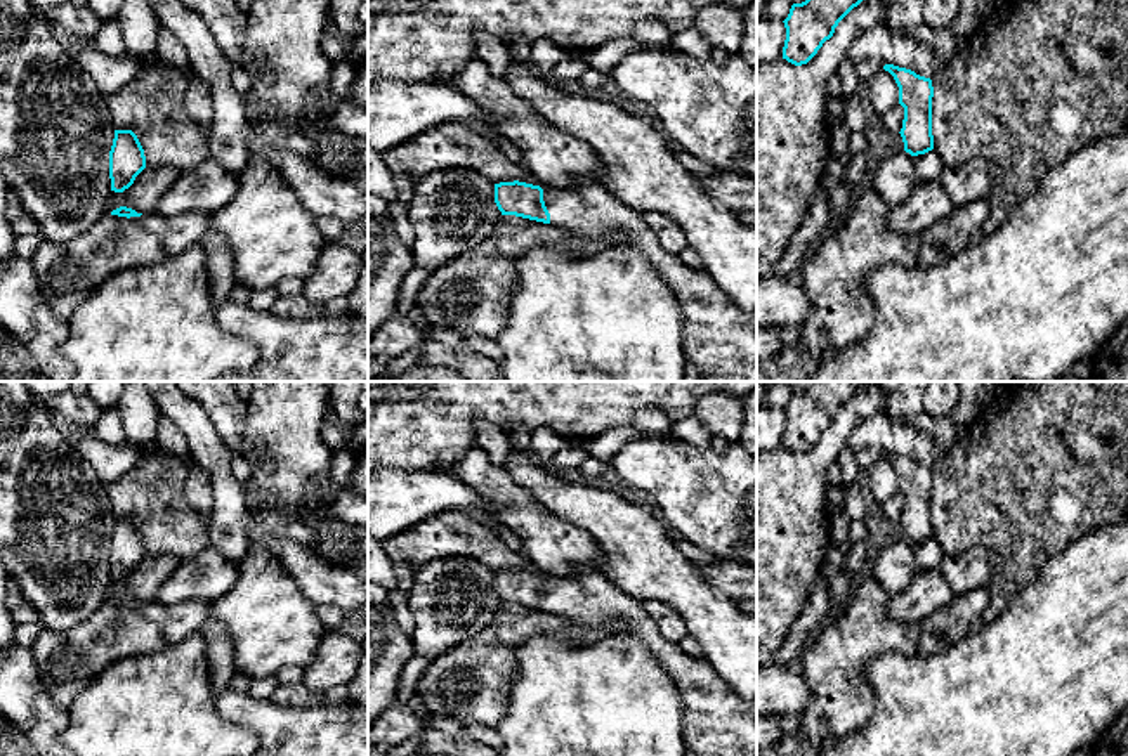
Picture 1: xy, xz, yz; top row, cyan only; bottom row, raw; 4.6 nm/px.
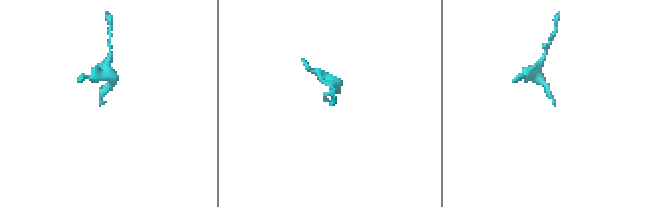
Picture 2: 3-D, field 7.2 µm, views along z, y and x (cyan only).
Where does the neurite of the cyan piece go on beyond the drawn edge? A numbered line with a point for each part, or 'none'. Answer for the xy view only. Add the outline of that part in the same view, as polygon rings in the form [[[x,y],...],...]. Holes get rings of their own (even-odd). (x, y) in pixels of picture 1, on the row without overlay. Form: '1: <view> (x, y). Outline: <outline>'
1: xy (68, 661). Outline: [[[196,600],[163,605],[102,607],[68,631],[40,631],[31,650],[42,681],[54,702],[69,709],[92,678],[109,664],[142,654],[154,654],[200,631],[208,605]]]

